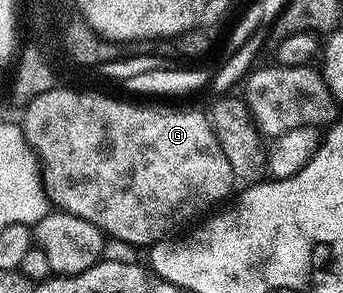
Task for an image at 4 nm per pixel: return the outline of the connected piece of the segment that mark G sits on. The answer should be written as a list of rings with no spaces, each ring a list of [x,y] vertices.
[[[63,86],[48,90],[47,93],[42,93],[29,100],[24,108],[26,113],[23,114],[22,120],[20,119],[22,133],[26,135],[30,148],[38,156],[38,167],[42,172],[42,185],[51,205],[57,211],[67,212],[77,218],[84,218],[85,221],[98,227],[111,240],[119,240],[135,246],[159,244],[160,241],[181,233],[187,226],[193,225],[199,218],[205,217],[211,210],[217,209],[223,203],[221,200],[230,191],[233,193],[236,188],[232,166],[228,166],[228,158],[224,158],[224,150],[221,149],[220,142],[217,141],[210,117],[205,111],[197,112],[194,108],[173,108],[170,105],[173,103],[170,102],[142,103],[146,104],[133,104],[130,100],[117,100],[114,96],[101,96],[98,92],[77,92],[74,86]]]

